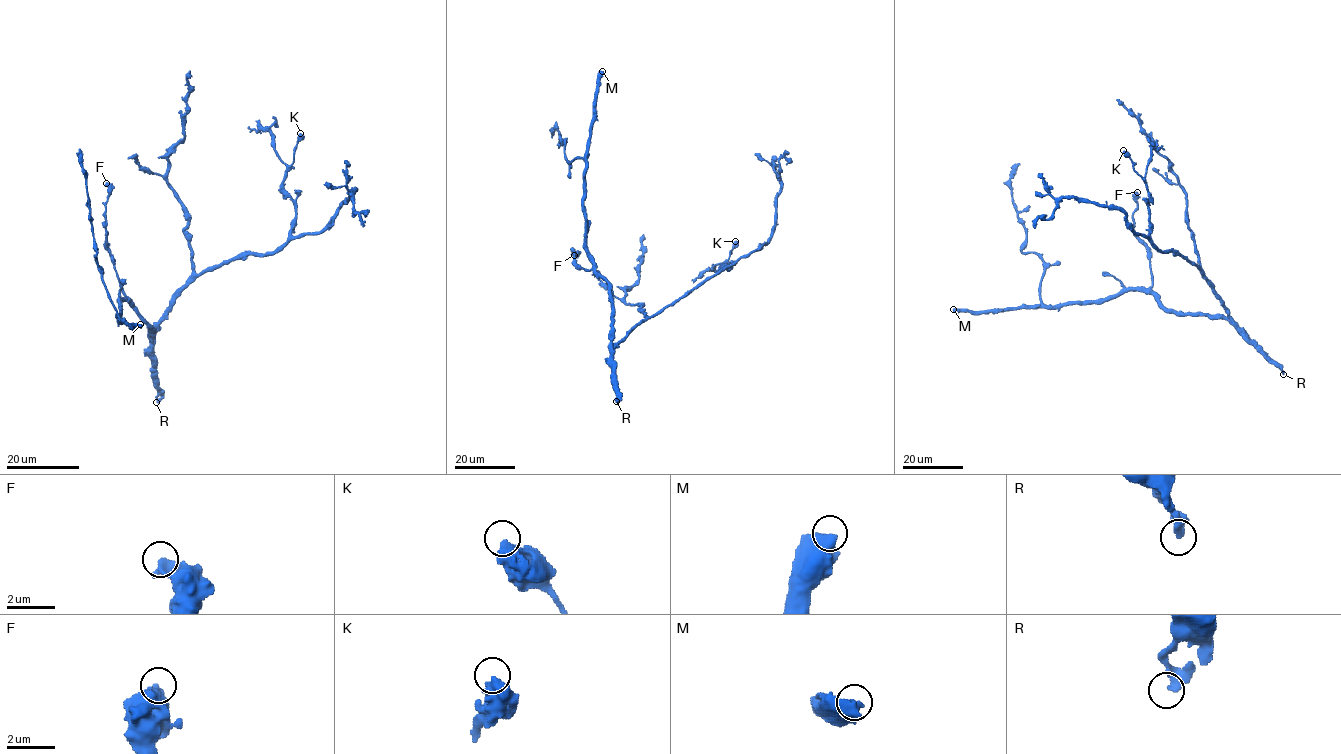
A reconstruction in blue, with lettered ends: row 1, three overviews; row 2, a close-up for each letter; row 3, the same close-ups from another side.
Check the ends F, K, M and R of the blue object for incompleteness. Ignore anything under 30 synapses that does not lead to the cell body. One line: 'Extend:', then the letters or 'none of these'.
Extend: M

